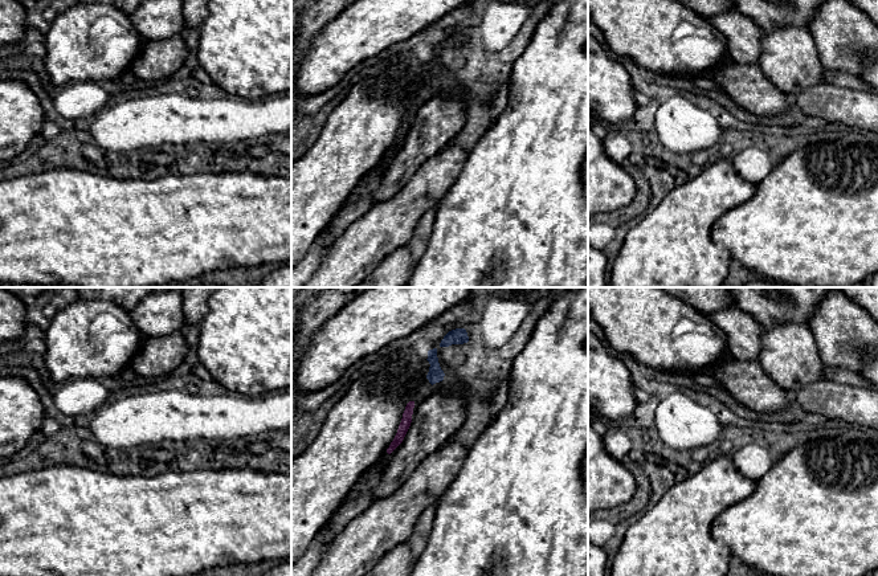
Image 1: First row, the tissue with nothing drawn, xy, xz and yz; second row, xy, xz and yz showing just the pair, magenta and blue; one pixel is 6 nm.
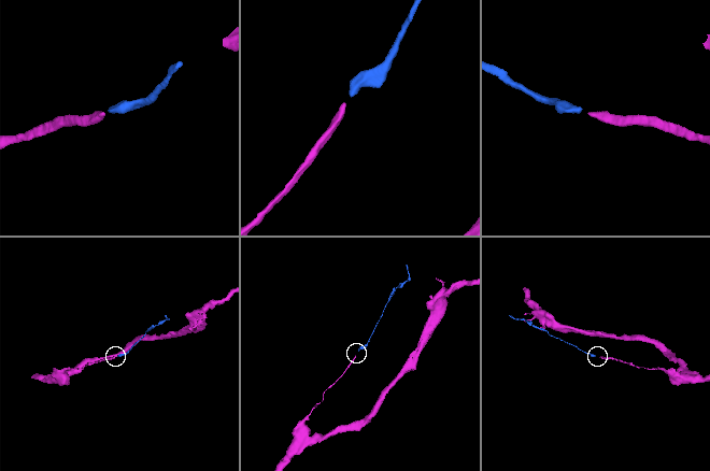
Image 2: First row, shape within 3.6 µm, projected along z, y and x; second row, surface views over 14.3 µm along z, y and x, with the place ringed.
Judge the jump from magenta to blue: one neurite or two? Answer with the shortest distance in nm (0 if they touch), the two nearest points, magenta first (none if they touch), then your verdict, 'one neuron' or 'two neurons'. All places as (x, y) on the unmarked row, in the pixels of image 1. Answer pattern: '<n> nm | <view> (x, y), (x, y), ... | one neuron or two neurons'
150 nm | xz (413, 105), (431, 86) | one neuron

